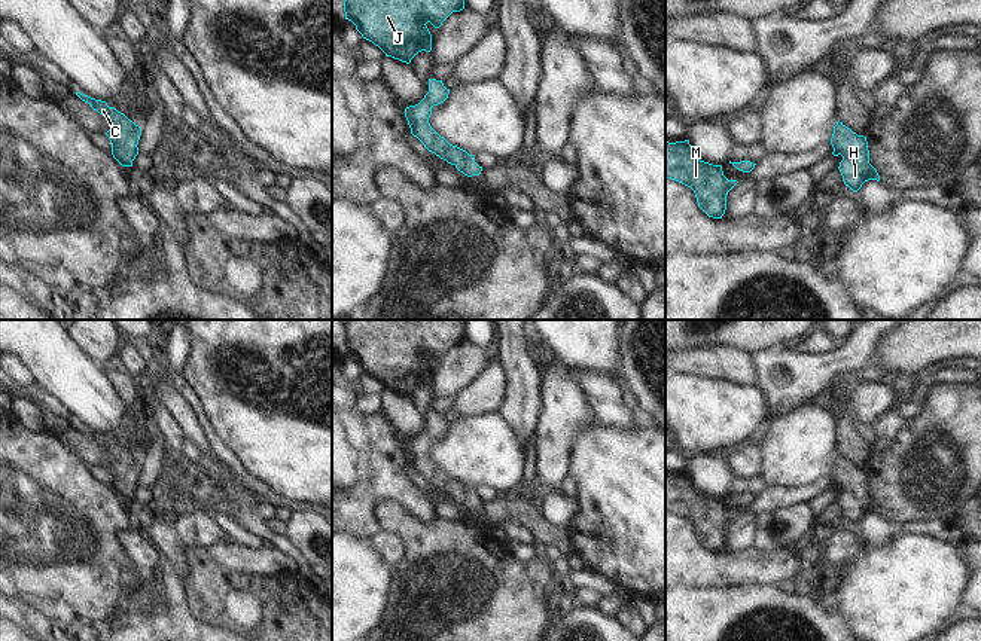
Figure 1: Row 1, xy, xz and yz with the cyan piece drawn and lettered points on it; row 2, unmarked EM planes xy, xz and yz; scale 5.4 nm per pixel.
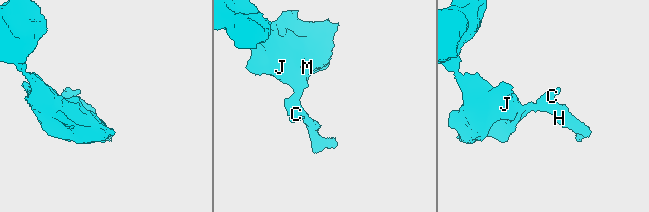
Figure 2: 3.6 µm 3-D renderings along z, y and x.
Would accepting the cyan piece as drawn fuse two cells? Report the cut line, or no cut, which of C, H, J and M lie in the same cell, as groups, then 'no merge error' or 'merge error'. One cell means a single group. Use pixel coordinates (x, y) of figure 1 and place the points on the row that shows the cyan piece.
cut none; groups C H J M; no merge error

